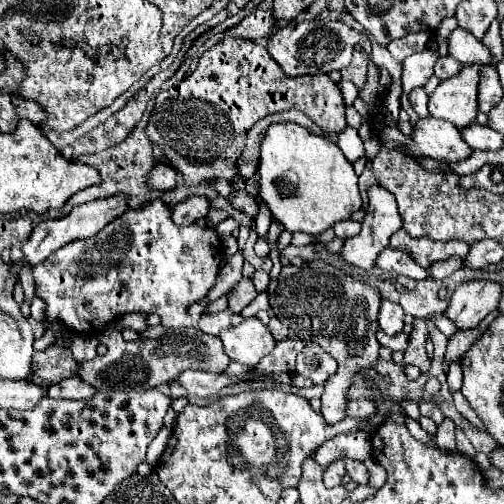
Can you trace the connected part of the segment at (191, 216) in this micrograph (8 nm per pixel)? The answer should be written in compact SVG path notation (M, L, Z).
M189 197L187 201L183 203L177 203L171 207L171 219L175 225L191 225L195 223L197 219L205 217L207 211L209 211L211 203L205 199L205 197Z

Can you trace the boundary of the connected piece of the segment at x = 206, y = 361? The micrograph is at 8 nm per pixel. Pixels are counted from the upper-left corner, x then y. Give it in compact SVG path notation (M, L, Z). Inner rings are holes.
M111 325L111 347L103 357L95 357L91 361L81 361L77 375L85 383L93 385L99 391L147 391L161 383L169 383L173 377L187 369L201 369L223 373L229 365L229 357L225 357L223 345L219 337L209 337L195 327L187 331L171 331L159 339L141 339L141 341L125 341L121 337L121 327Z

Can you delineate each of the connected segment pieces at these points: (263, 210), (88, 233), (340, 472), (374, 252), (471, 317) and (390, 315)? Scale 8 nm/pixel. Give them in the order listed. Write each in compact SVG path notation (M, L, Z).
M261 204L259 206L259 213L255 218L256 231L260 237L266 237L268 229L271 225L271 212L267 205Z
M117 193L117 195L105 197L105 199L95 199L95 201L83 203L83 205L75 207L69 215L65 215L65 217L61 217L61 219L47 219L47 221L37 223L35 229L31 231L29 239L27 239L27 241L23 243L23 247L21 247L21 251L23 251L21 265L19 265L19 263L13 263L13 265L11 265L11 275L17 277L19 271L21 271L21 267L25 267L25 265L33 267L33 265L45 261L53 251L57 251L59 247L63 247L63 245L67 245L67 243L71 243L71 241L75 241L75 239L93 237L93 235L95 235L99 229L103 229L109 221L121 217L121 215L129 209L127 201L129 201L129 195L127 195L127 193Z
M333 461L325 473L323 473L323 483L325 487L335 487L335 485L341 485L341 479L345 475L345 465L343 461Z
M375 185L375 187L369 187L367 189L367 195L369 195L369 205L367 205L367 215L363 219L363 229L359 235L351 237L351 239L345 239L343 241L343 249L341 249L341 257L349 263L349 265L355 265L355 267L361 267L361 269L371 269L375 265L375 259L377 255L389 245L389 237L401 229L401 217L399 217L399 209L397 209L397 203L393 201L393 195L387 191L387 189L381 189L381 185Z
M469 281L459 285L445 309L445 317L449 317L457 331L475 329L479 321L497 309L497 301L501 297L501 287L493 281Z
M381 301L379 307L379 329L387 335L397 335L403 331L403 309L401 305L393 305L391 301Z

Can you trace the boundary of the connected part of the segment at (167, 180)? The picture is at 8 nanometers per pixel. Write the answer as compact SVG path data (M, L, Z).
M157 163L147 175L147 185L157 191L171 191L177 185L177 171L167 163Z

